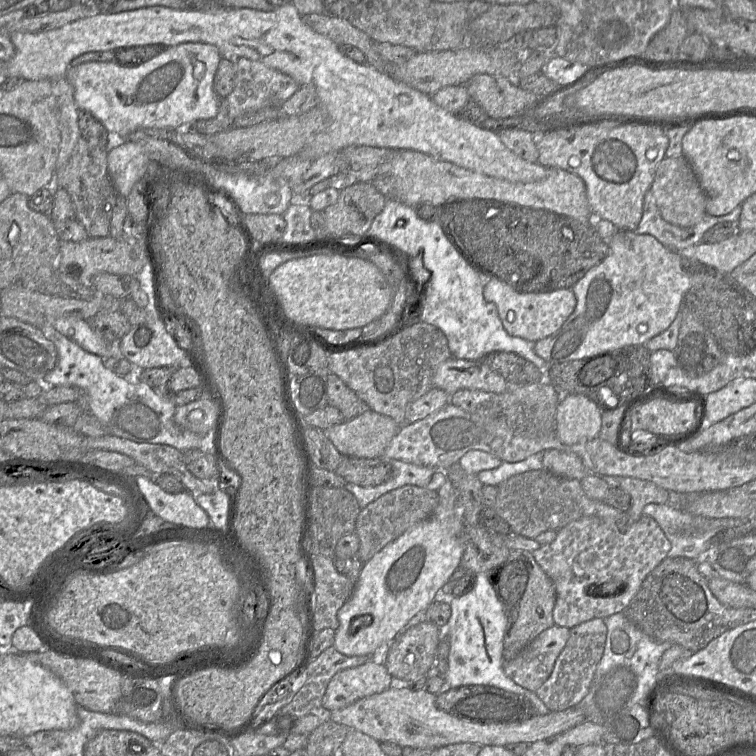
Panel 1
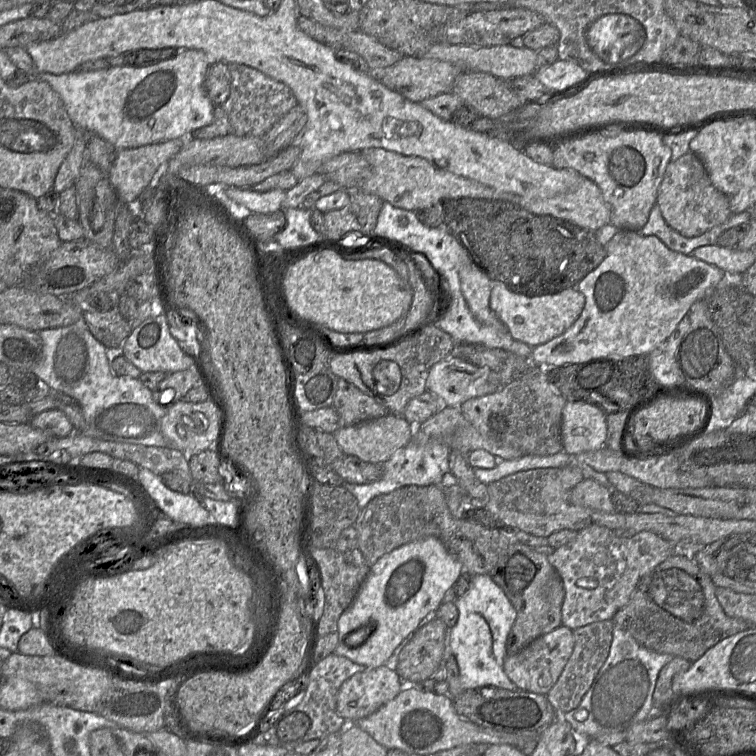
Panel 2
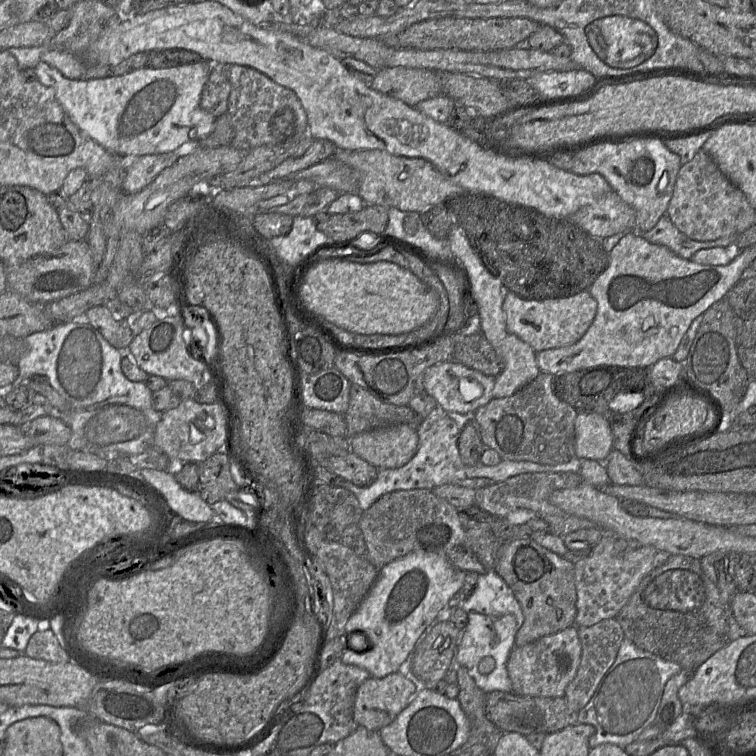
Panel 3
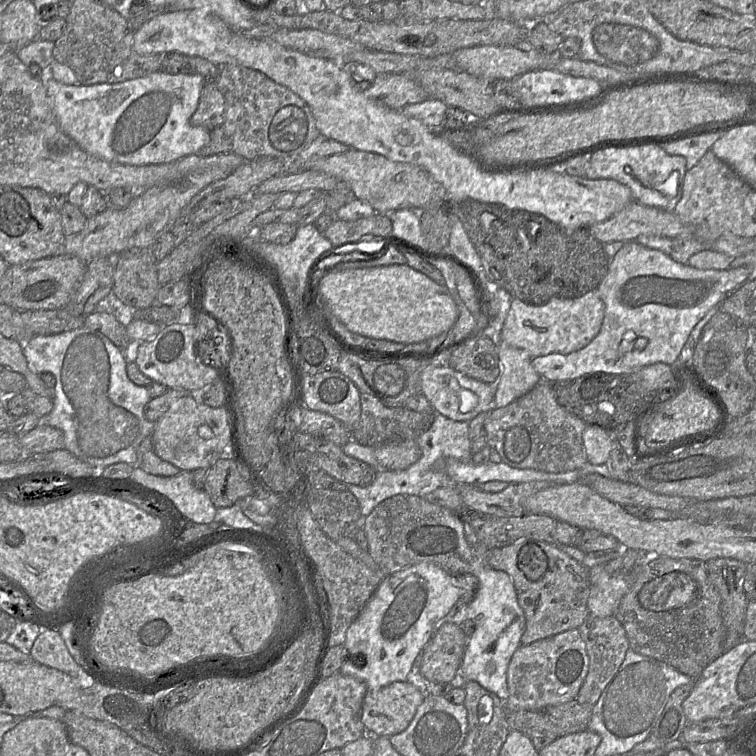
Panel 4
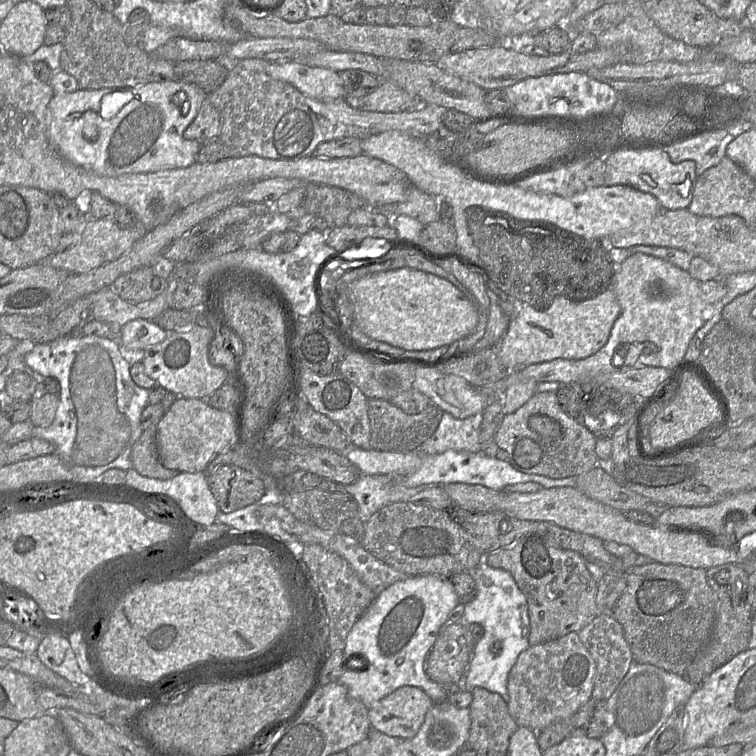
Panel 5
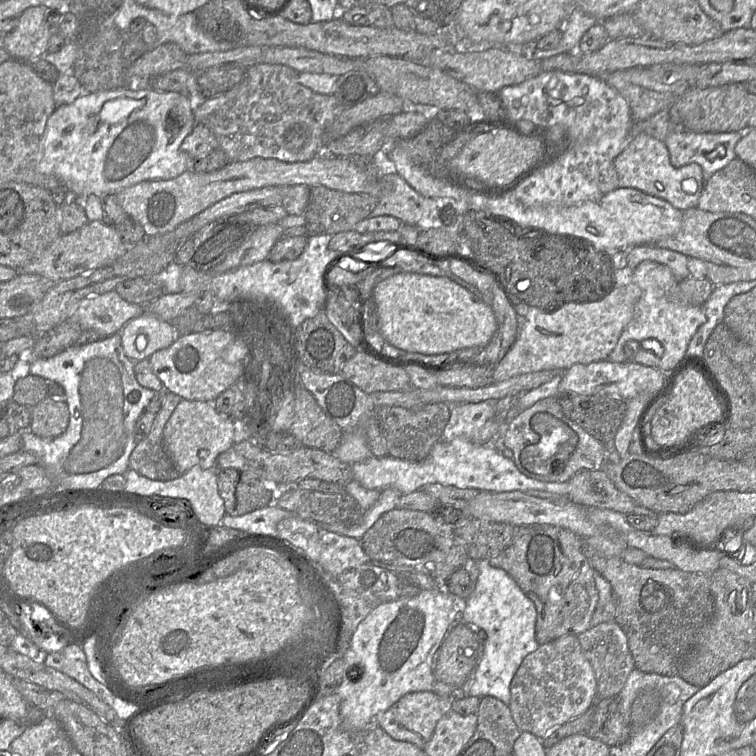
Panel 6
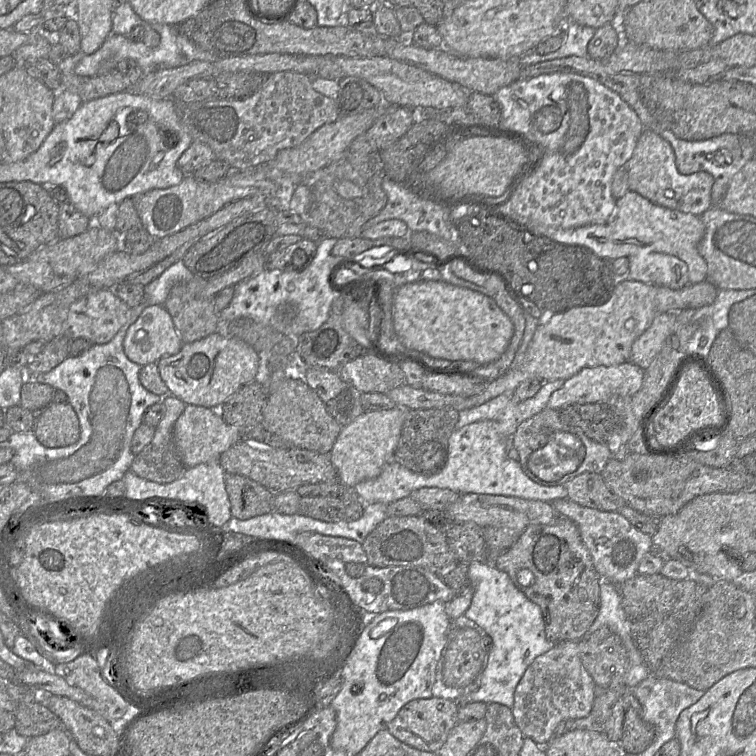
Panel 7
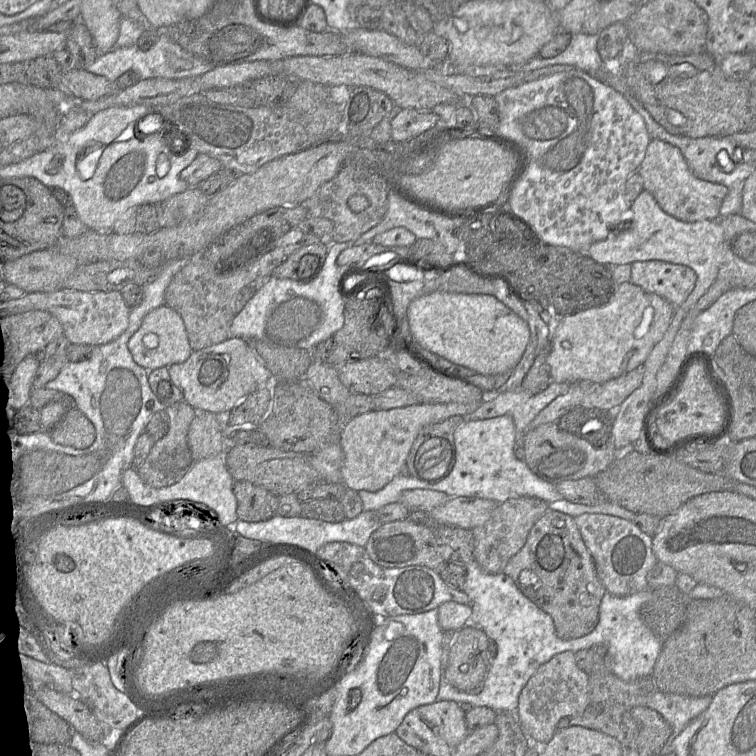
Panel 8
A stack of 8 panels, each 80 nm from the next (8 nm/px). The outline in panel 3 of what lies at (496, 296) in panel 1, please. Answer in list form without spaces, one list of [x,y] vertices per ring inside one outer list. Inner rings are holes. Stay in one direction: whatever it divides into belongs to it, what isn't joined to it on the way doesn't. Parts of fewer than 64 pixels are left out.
[[[507,291],[503,301],[509,332],[529,344],[535,352],[566,347],[579,341],[593,323],[597,306],[597,301],[589,291],[567,298],[541,301],[523,299]]]

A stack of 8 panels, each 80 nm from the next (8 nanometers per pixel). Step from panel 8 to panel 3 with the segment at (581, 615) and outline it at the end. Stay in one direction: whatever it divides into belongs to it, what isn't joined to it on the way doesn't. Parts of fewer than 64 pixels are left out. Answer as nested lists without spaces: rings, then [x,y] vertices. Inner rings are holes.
[[[516,538],[502,544],[494,570],[511,588],[523,612],[524,621],[516,634],[515,647],[575,626],[577,590],[572,561],[531,538]]]

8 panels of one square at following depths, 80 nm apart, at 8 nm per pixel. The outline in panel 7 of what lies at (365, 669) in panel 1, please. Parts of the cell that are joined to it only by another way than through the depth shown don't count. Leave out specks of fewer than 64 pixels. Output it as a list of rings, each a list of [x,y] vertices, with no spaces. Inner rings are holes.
[[[432,696],[405,704],[386,729],[401,742],[427,752],[437,752],[446,742],[451,730],[459,722],[458,705],[449,699]]]

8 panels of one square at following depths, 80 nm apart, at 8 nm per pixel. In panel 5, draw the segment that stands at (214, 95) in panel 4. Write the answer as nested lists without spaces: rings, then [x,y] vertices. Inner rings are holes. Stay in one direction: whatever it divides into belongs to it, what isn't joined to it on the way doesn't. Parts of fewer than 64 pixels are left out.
[[[205,96],[200,109],[183,134],[187,140],[196,140],[201,145],[220,138],[220,116],[217,109]]]

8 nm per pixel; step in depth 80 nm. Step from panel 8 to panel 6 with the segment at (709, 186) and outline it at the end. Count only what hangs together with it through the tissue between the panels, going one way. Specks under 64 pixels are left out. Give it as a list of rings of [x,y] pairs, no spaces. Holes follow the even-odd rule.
[[[650,129],[633,133],[625,149],[614,159],[613,166],[618,175],[619,187],[634,188],[670,203],[674,208],[685,211],[696,208],[705,186],[702,168],[690,163],[675,168],[665,142],[653,136]]]

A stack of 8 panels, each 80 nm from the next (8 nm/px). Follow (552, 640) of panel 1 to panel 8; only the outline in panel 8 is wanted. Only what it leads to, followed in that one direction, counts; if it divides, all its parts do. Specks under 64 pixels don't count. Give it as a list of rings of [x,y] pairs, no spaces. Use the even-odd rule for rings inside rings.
[[[565,651],[542,664],[528,680],[519,695],[517,716],[532,745],[547,744],[555,734],[558,722],[567,716],[582,714],[589,701],[589,676],[581,670],[575,653]]]

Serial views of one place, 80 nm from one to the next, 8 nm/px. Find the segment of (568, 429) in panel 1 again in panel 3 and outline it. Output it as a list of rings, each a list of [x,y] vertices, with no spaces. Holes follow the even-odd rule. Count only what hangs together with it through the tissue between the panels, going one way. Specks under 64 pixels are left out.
[[[578,412],[575,420],[575,457],[606,462],[613,449],[611,424],[593,412]]]

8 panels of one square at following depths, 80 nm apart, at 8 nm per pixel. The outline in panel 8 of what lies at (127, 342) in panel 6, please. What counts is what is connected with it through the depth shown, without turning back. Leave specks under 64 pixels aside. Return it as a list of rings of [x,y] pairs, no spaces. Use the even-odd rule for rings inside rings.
[[[166,305],[150,311],[143,318],[140,327],[129,339],[127,347],[134,362],[147,371],[183,363],[192,353],[182,318]]]

